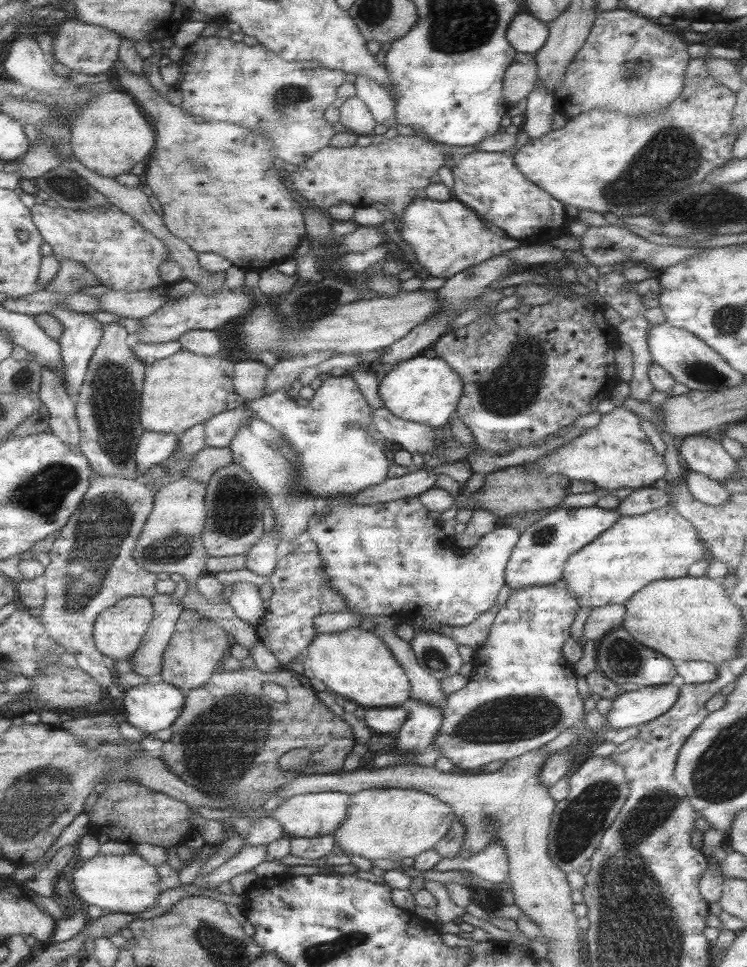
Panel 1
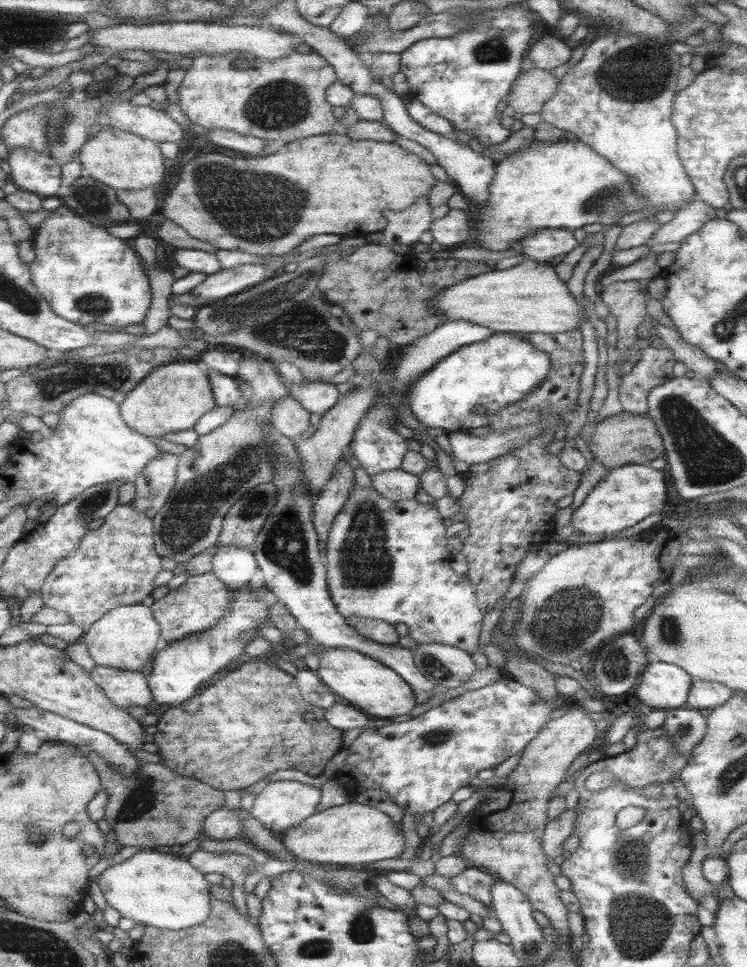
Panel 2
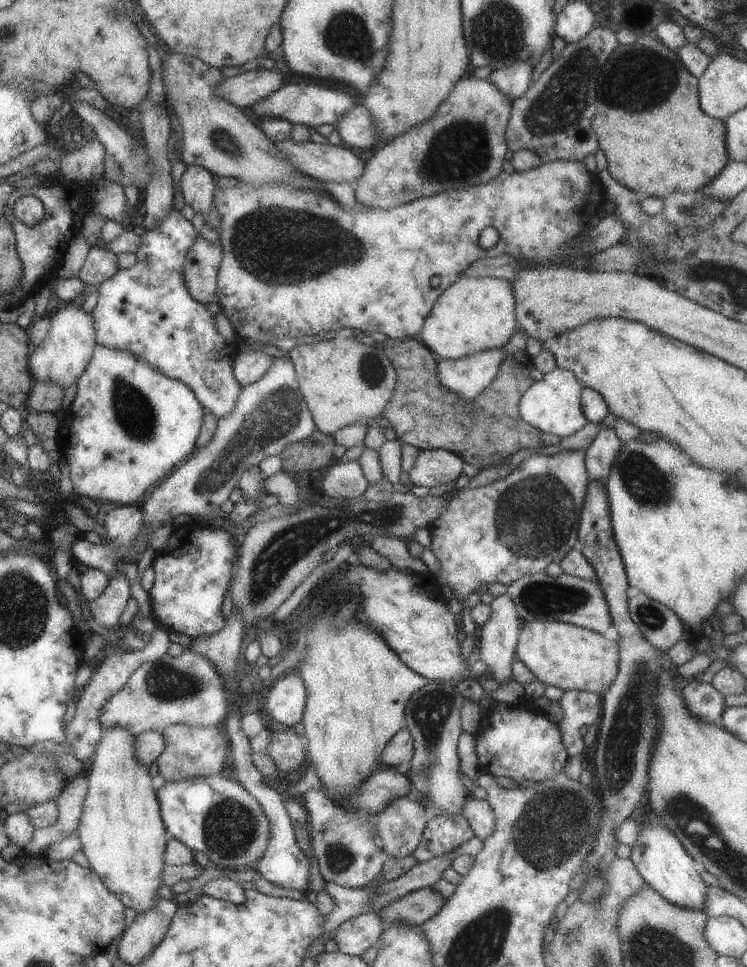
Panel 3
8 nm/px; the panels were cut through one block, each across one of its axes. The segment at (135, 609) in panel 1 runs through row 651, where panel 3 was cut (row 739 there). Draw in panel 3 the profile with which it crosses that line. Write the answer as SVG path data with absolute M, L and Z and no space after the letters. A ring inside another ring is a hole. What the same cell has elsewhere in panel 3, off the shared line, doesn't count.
M119 726L101 730L90 764L86 768L88 788L81 806L79 824L74 832L80 841L80 851L85 855L90 870L101 878L106 888L119 898L125 908L132 908L139 913L149 909L159 898L160 873L165 865L162 862L162 855L168 839L161 821L156 790L151 786L149 770L135 759L135 737Z

